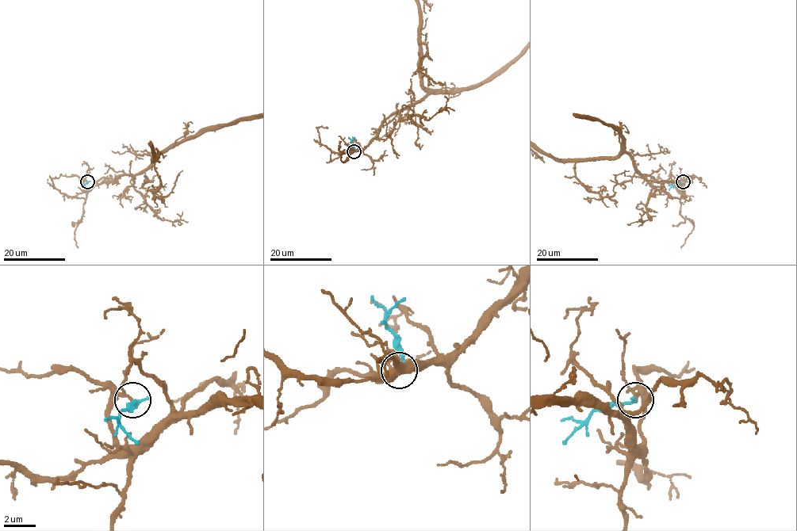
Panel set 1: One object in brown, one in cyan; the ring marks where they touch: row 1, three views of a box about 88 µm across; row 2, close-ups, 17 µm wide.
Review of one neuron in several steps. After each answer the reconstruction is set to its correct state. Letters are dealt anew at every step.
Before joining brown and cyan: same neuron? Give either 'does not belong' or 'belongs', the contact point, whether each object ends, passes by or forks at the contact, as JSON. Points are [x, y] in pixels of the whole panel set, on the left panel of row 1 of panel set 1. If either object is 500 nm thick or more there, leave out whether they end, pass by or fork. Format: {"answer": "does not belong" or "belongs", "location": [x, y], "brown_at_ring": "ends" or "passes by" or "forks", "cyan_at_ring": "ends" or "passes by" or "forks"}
{"answer": "does not belong", "location": [87, 181], "brown_at_ring": "passes by", "cyan_at_ring": "ends"}

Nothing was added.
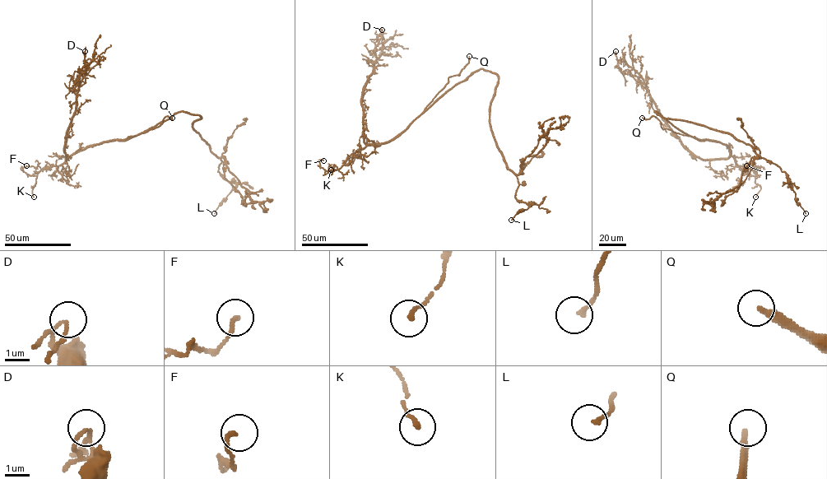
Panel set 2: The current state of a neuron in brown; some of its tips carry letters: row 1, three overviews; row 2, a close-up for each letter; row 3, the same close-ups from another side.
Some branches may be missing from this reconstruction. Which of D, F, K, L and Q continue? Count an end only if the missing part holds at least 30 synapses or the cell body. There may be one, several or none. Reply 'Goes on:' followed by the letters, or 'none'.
Goes on: Q

